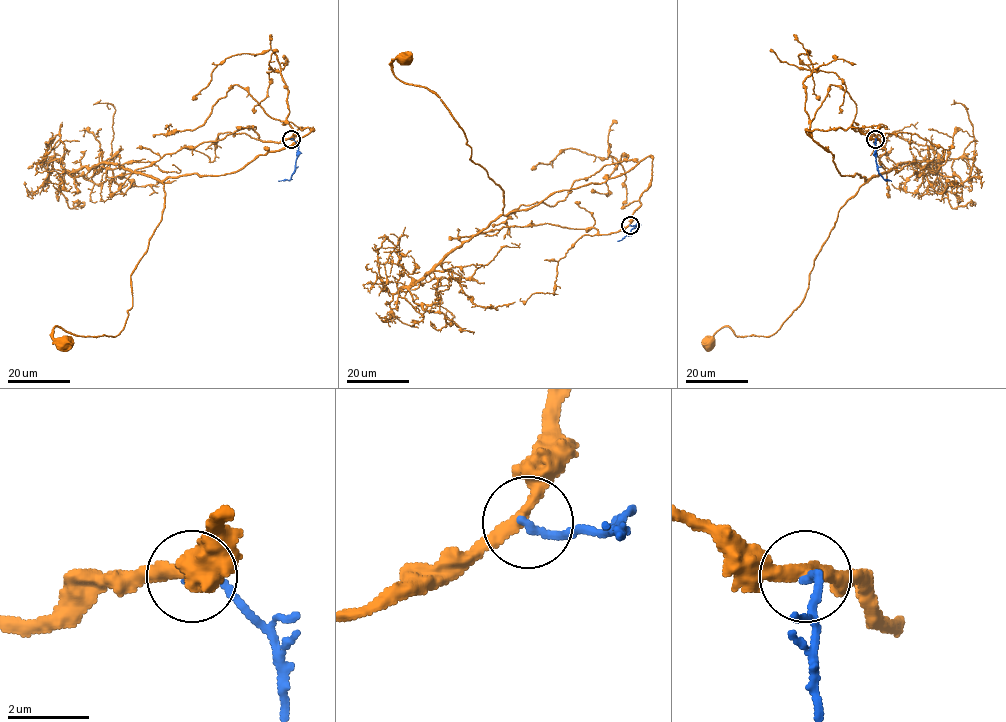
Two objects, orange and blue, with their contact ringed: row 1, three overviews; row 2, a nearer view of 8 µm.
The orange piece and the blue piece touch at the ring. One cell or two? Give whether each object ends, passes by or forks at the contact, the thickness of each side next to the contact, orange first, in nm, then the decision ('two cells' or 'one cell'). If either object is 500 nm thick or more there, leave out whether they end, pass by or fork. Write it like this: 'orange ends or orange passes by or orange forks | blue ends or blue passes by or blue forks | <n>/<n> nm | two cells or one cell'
orange passes by | blue ends | 300/200 nm | two cells

